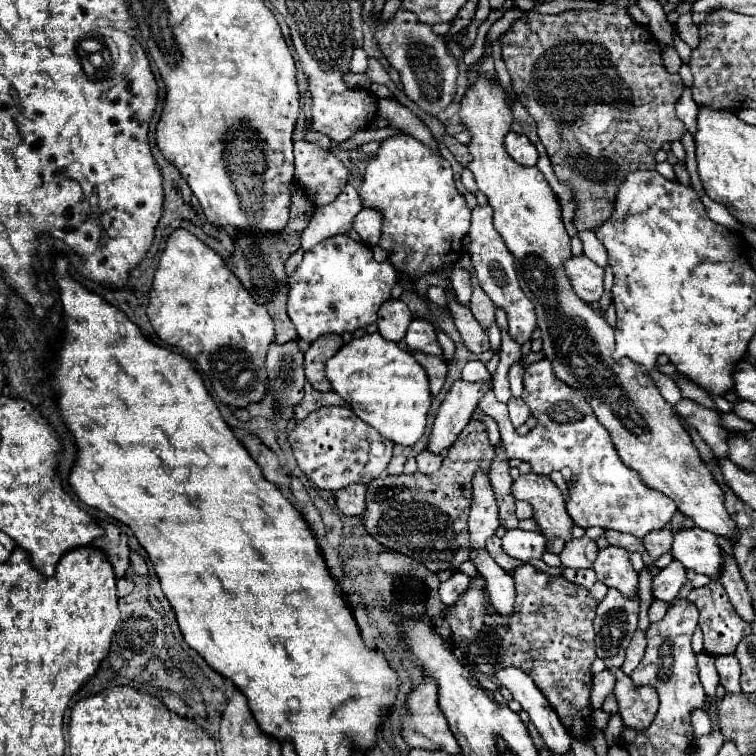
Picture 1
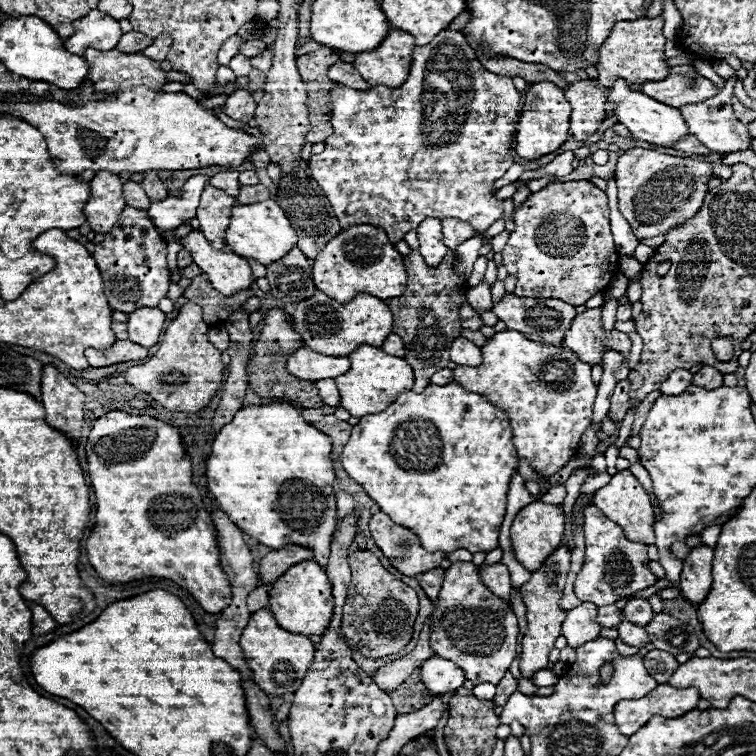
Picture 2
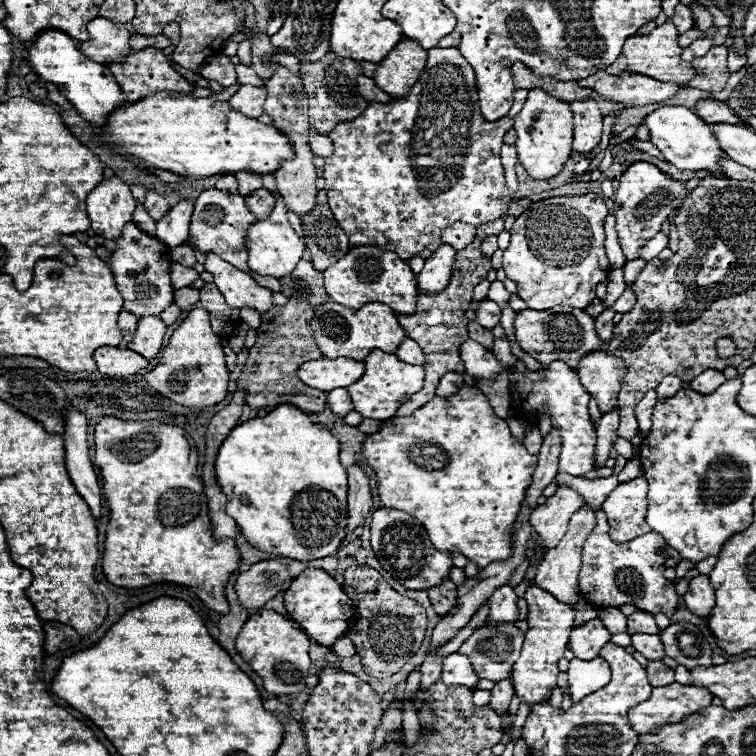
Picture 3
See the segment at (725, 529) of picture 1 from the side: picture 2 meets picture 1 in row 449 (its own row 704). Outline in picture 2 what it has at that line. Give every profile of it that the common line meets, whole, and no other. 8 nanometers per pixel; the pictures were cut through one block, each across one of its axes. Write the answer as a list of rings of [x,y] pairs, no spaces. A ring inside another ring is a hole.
[[[658,684],[652,694],[640,700],[620,700],[614,708],[616,726],[624,736],[636,734],[654,714],[664,718],[678,718],[696,708],[700,694],[696,688],[674,688]]]

